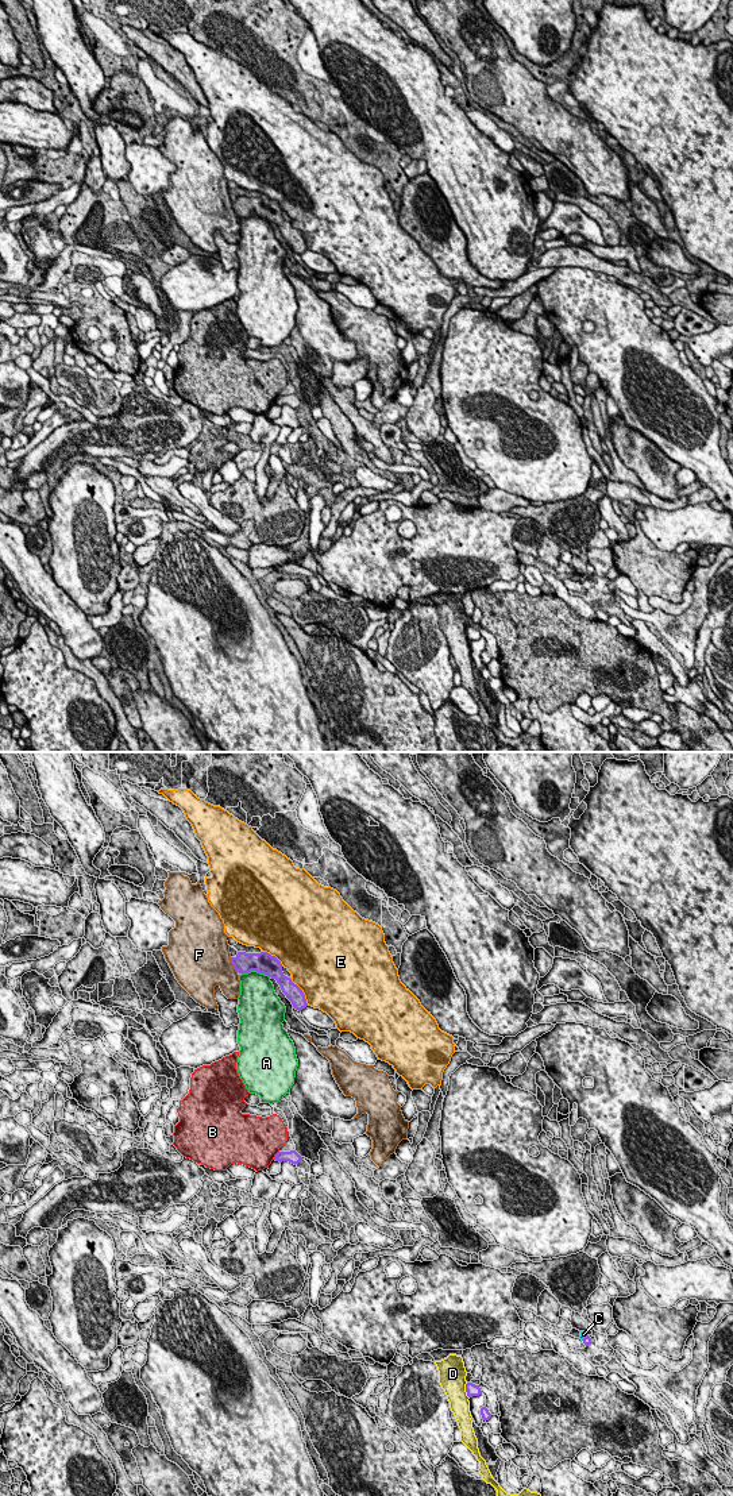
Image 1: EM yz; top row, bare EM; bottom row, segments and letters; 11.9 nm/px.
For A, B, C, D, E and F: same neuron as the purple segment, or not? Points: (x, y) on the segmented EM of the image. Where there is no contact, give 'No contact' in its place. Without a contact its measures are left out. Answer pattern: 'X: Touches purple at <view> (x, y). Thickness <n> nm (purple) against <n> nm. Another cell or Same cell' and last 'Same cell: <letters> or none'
A: Touches purple at yz (255, 970). Thickness 260 nm (purple) against 400 nm. Another cell
B: Touches purple at yz (276, 1155). Thickness 140 nm (purple) against 500 nm. Another cell
C: Touches purple at yz (585, 1337). Thickness 100 nm (purple) against 70 nm. Another cell
D: Touches purple at yz (466, 1391). Thickness 140 nm (purple) against 320 nm. Another cell
E: Touches purple at yz (301, 991). Thickness 200 nm (purple) against 480 nm. Another cell
F: Touches purple at yz (234, 966). Thickness 240 nm (purple) against 440 nm. Another cell
Same cell: none

